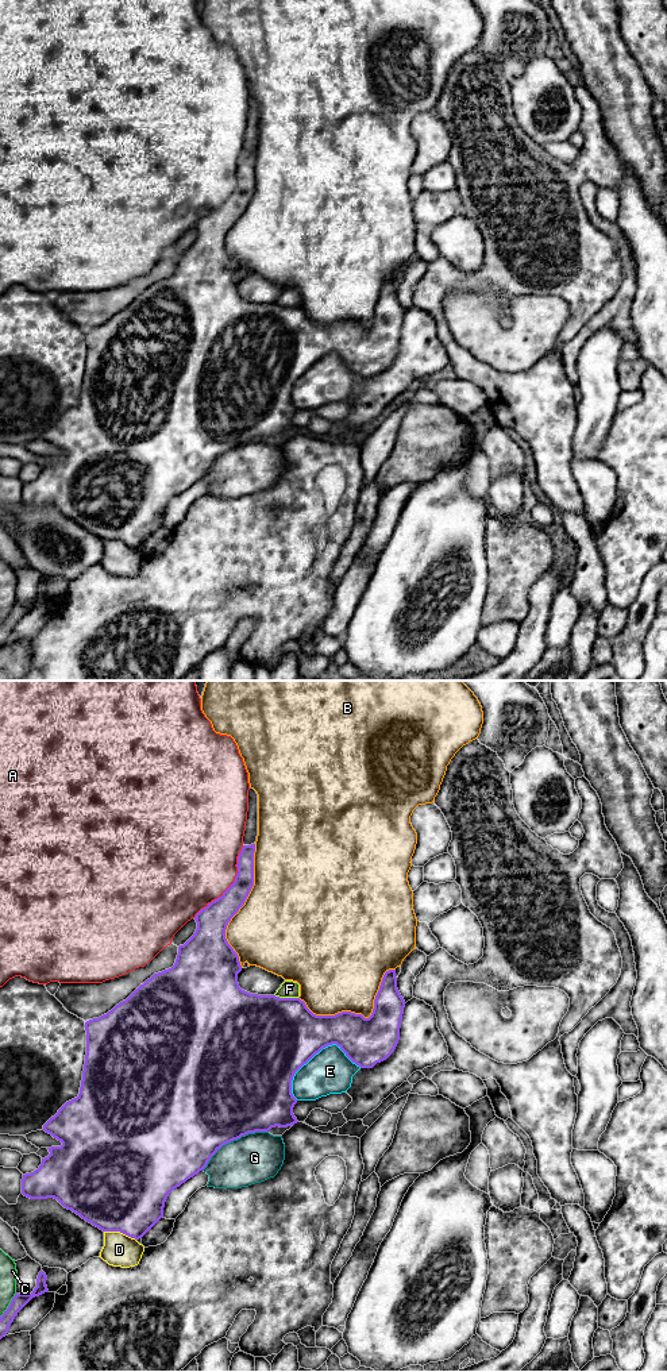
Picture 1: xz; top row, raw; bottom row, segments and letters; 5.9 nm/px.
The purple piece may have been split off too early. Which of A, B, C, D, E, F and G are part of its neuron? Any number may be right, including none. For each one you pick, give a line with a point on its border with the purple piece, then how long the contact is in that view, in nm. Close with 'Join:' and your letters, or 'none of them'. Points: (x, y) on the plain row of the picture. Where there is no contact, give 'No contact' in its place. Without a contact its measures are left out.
Join: none of them

